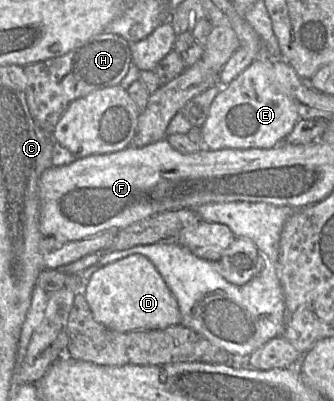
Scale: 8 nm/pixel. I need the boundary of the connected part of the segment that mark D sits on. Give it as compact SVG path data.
M141 254L101 267L85 283L82 291L95 320L114 331L163 329L181 322L176 298L152 262Z

